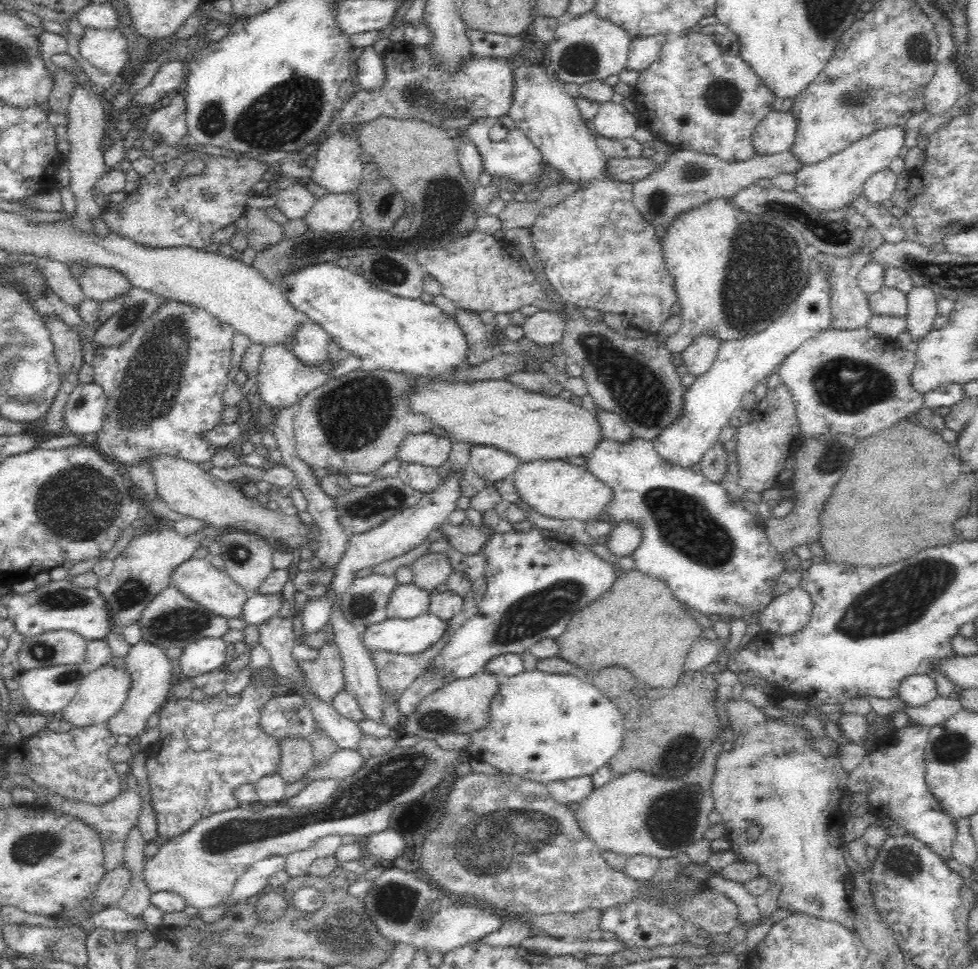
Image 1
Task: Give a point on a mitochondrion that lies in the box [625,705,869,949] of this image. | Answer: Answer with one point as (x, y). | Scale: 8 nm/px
(672, 820)

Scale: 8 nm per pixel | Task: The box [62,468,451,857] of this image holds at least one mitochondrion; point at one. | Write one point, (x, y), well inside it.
(179, 623)

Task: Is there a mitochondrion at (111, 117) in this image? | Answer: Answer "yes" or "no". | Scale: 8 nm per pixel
no

